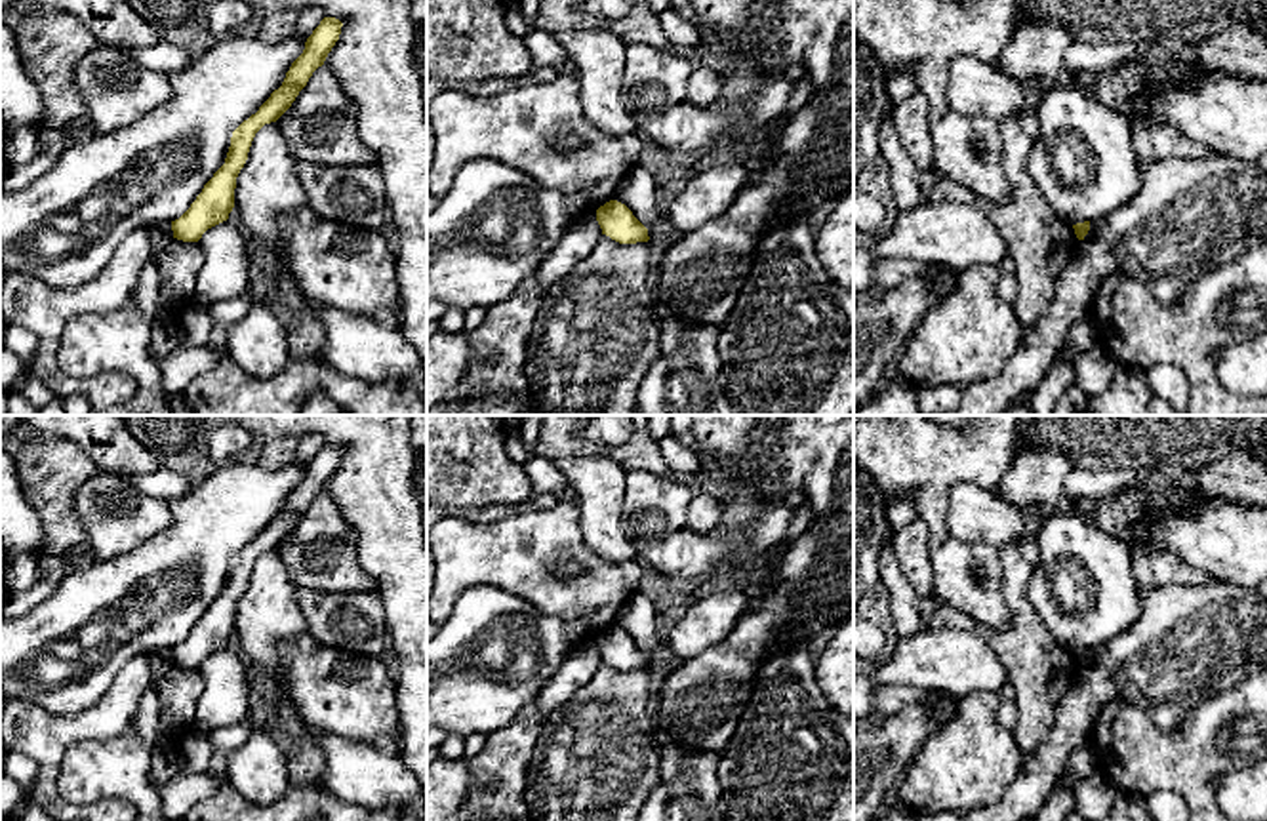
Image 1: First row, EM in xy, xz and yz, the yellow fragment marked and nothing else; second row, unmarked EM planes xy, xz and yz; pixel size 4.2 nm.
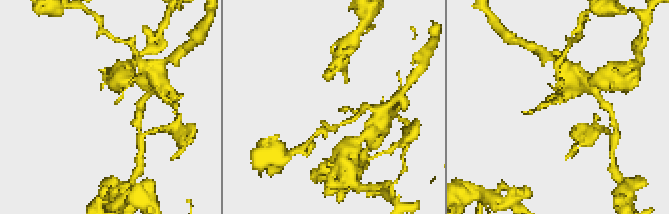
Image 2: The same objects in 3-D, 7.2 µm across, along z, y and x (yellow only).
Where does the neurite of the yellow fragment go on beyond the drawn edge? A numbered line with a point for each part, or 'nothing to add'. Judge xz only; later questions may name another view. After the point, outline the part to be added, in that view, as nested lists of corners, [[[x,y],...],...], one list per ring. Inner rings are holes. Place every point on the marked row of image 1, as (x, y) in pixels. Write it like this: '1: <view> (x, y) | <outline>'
nothing to add

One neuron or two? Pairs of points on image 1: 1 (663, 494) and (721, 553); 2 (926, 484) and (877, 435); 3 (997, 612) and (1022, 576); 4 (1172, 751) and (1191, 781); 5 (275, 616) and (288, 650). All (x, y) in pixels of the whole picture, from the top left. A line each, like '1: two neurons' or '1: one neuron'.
1: one neuron
2: one neuron
3: two neurons
4: one neuron
5: two neurons

